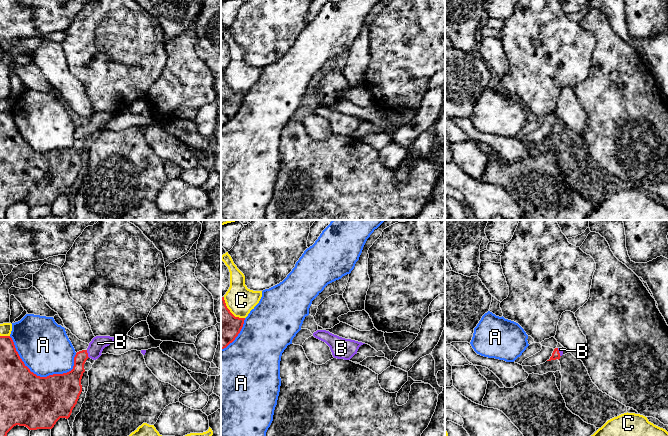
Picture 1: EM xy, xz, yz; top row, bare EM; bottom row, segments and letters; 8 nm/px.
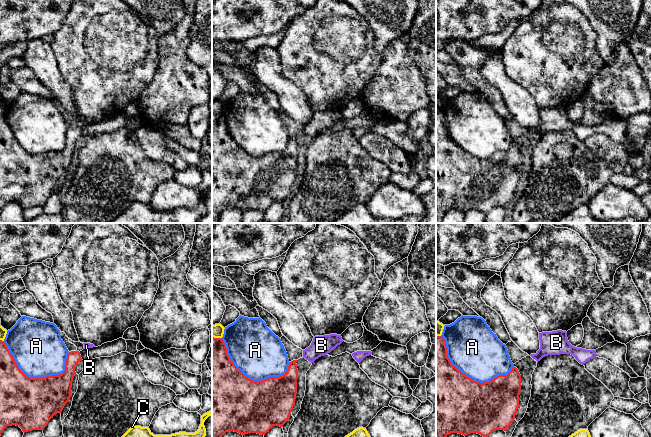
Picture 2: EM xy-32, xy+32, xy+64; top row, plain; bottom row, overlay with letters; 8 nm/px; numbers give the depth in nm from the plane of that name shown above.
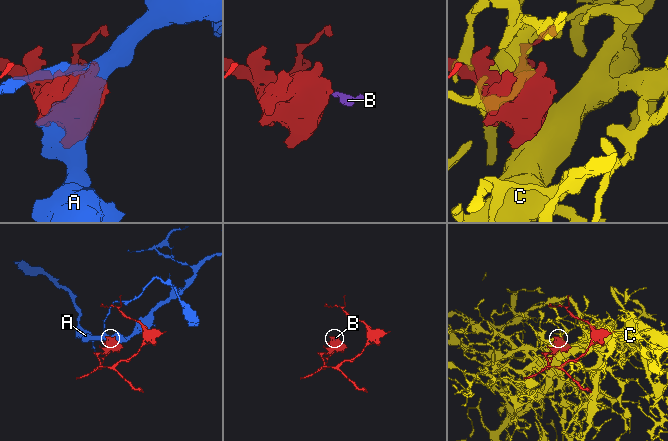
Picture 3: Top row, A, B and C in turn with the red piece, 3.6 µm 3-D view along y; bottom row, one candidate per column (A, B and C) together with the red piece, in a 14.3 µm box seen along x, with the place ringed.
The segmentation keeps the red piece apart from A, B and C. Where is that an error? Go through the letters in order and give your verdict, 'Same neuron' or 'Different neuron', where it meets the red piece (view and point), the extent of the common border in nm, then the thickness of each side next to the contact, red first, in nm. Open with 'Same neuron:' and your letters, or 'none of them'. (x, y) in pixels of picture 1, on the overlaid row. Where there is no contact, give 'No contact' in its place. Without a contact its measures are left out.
Same neuron: B
A: Different neuron. Touches red at xy (35, 374). Shared border 600 nm. Thickness 420 nm (red) against 420 nm
B: Same neuron. Touches red at xy (87, 354). Shared border 70 nm. Thickness 150 nm (red) against 120 nm
C: Different neuron. Touches red at xz (229, 311). Shared border 240 nm. Thickness 280 nm (red) against 240 nm

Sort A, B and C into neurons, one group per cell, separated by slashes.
A / B / C

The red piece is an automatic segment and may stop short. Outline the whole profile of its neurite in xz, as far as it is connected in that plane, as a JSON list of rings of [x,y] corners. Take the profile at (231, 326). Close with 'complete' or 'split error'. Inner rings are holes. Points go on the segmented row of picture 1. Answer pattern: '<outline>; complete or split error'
[[[221,297],[221,349],[232,343],[240,333],[245,318],[235,317]]]; complete

